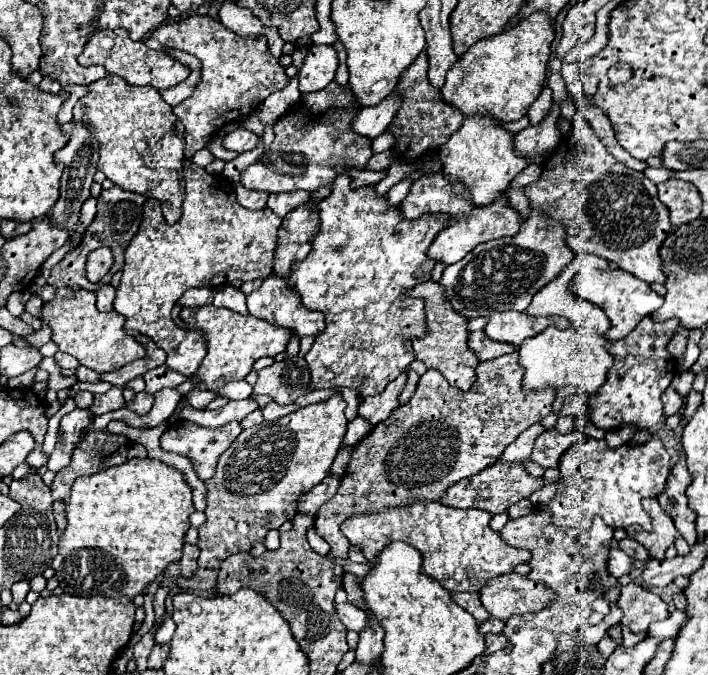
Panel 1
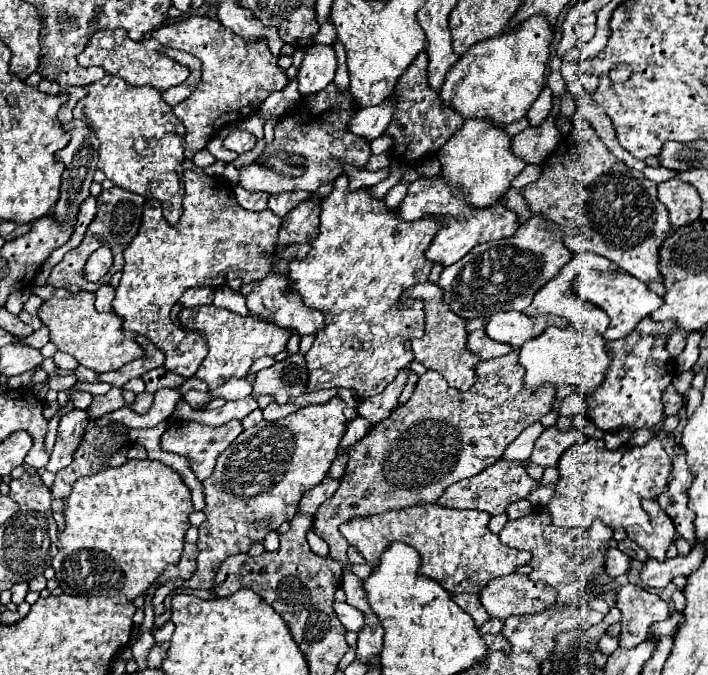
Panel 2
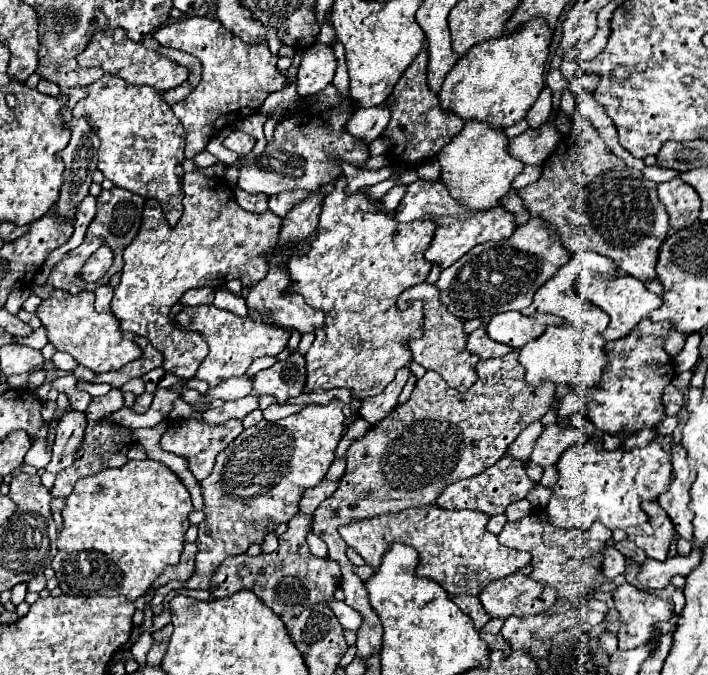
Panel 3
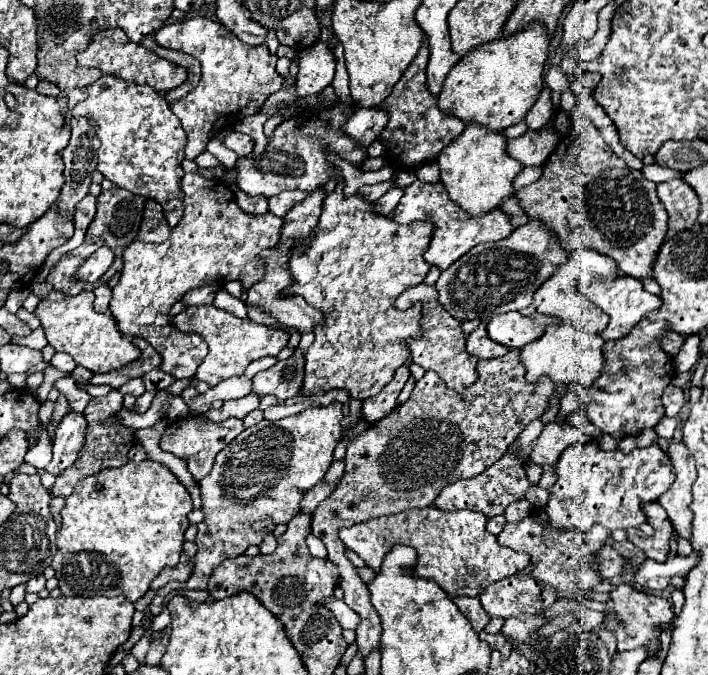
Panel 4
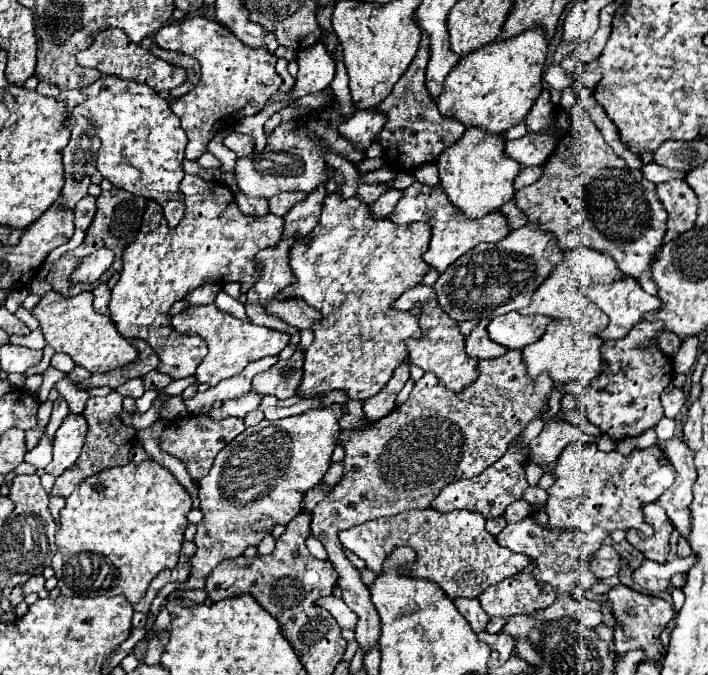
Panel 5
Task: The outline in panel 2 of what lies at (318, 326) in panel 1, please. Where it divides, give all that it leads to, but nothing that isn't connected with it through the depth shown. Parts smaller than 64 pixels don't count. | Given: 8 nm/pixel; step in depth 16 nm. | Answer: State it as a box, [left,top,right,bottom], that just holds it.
[246,270,324,336]

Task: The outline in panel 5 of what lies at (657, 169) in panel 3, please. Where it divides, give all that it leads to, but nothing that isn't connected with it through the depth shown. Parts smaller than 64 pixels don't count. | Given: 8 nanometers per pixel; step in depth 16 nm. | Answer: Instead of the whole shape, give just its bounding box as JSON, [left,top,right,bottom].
[642,164,686,182]

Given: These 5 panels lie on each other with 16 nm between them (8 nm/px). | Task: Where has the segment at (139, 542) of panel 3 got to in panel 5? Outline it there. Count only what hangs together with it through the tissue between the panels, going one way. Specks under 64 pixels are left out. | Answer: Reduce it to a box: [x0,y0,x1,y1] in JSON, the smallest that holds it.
[52,460,192,604]

